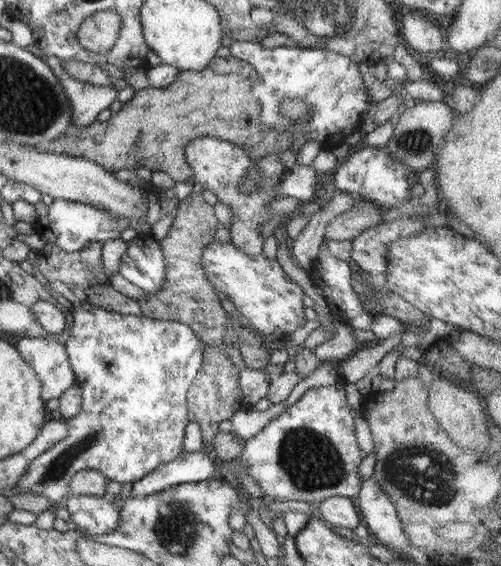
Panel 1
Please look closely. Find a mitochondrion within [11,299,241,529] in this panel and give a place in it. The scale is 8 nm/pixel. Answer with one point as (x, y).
(59, 468)

